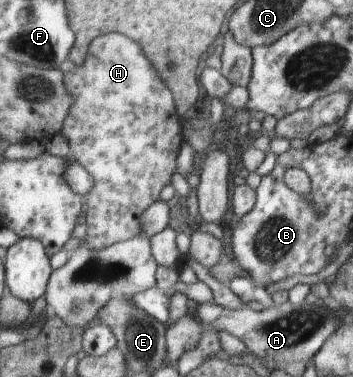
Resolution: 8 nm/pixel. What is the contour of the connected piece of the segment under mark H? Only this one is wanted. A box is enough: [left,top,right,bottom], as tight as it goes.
[60,33,184,250]

